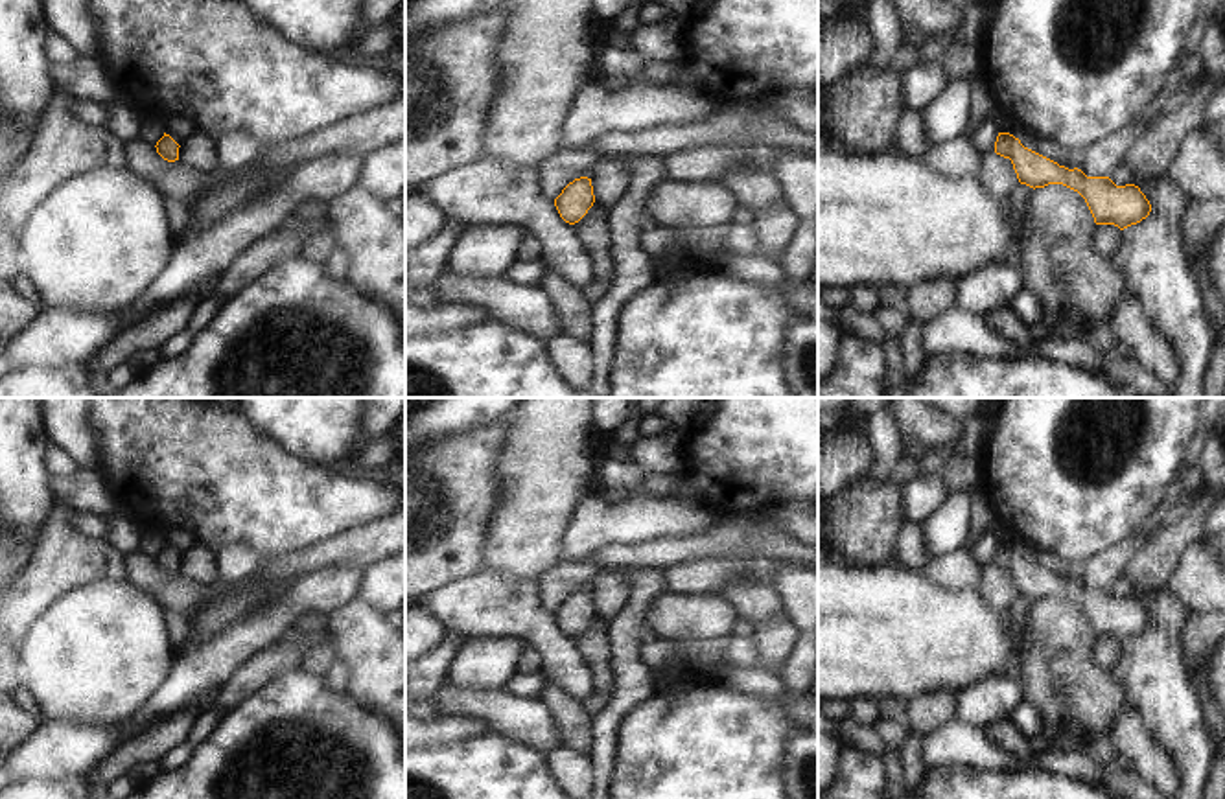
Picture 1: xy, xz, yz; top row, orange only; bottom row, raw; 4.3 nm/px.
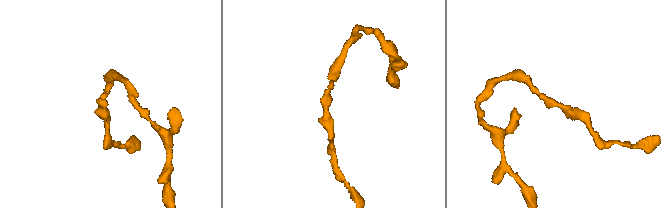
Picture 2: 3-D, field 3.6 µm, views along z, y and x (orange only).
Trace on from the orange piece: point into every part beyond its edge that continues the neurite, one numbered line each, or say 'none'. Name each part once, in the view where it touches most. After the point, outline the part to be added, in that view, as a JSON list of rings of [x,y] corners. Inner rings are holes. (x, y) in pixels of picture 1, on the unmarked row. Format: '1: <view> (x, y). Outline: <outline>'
none

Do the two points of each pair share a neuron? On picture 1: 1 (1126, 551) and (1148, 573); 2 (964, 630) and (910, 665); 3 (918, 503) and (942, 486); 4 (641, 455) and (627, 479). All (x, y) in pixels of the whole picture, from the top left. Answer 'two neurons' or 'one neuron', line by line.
1: two neurons
2: one neuron
3: one neuron
4: one neuron

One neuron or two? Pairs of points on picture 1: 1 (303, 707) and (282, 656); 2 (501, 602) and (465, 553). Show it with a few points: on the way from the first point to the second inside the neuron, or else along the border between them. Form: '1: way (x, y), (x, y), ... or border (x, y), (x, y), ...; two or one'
1: border (299, 665), (273, 676), (251, 694); two
2: border (483, 567), (439, 588); two

